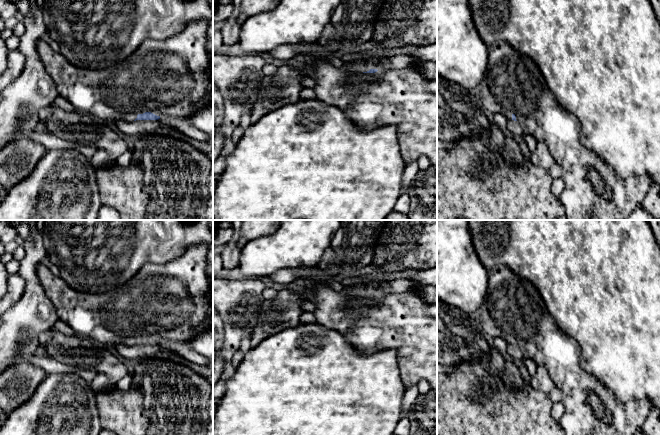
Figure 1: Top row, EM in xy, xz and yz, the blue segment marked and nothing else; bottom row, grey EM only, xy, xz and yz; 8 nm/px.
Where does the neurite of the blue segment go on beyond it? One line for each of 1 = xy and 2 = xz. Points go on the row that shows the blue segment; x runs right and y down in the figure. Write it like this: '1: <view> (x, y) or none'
1: xy (174, 77)
2: xz (399, 97)

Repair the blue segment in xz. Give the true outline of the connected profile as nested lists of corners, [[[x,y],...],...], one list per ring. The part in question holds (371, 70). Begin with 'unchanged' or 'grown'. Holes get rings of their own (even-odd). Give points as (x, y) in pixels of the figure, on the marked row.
grown; [[[362,49],[359,53],[363,60],[341,68],[313,56],[302,58],[301,67],[315,81],[316,99],[336,106],[362,131],[394,125],[405,166],[426,156],[430,165],[437,167],[437,95],[428,91],[429,81],[416,66],[387,69],[372,51]]]

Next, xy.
grown; [[[209,20],[189,22],[176,35],[165,40],[147,39],[125,60],[99,70],[74,66],[41,38],[37,41],[37,51],[58,94],[68,99],[75,111],[81,114],[88,114],[102,123],[114,126],[120,120],[158,120],[161,115],[190,118],[202,108],[213,104],[213,57],[206,47],[208,26]]]

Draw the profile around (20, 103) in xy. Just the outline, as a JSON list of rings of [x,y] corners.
[[[29,0],[32,4],[32,17],[24,17],[22,22],[25,33],[20,37],[18,49],[25,56],[25,66],[21,74],[0,94],[0,150],[6,143],[14,141],[13,134],[21,132],[27,135],[35,130],[40,122],[39,111],[51,105],[58,96],[58,90],[46,72],[41,57],[37,51],[37,41],[46,32],[42,10],[36,0]]]

